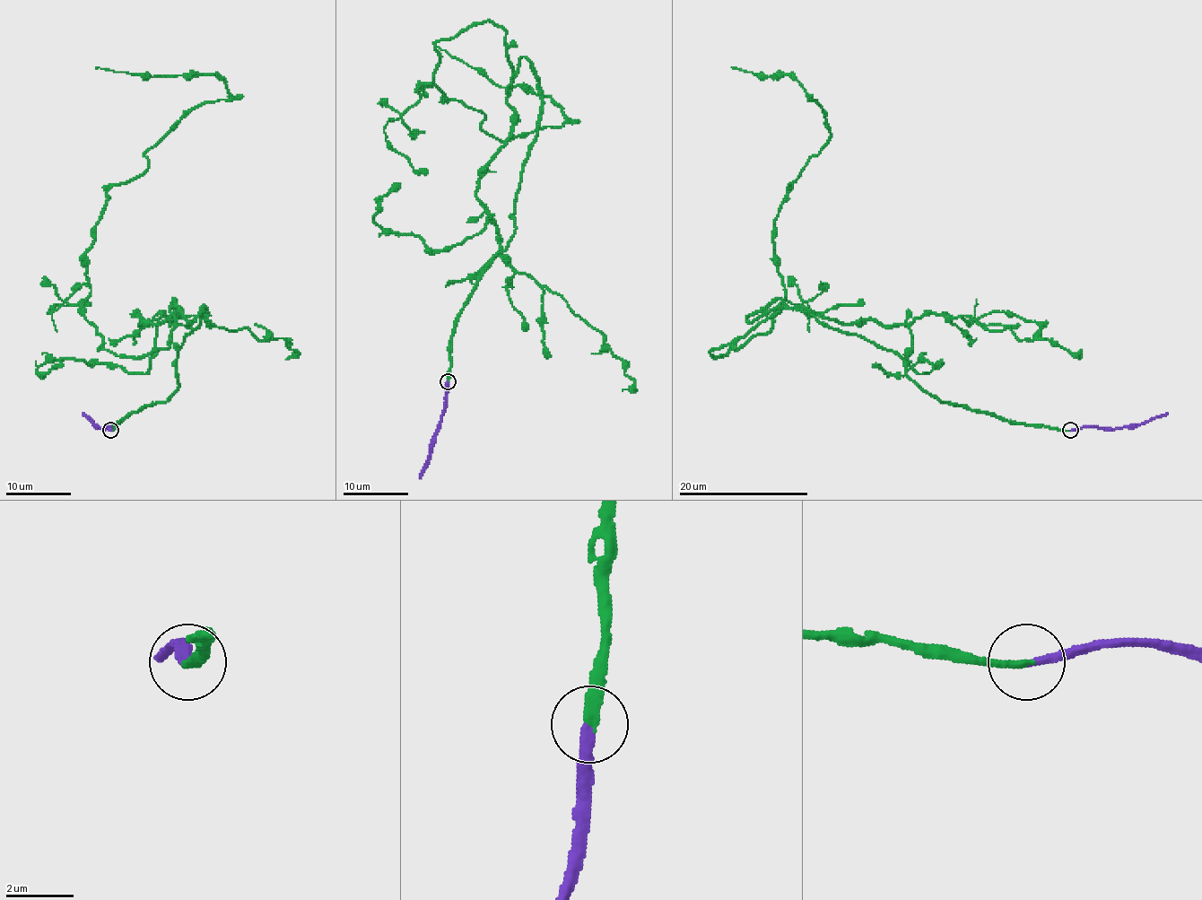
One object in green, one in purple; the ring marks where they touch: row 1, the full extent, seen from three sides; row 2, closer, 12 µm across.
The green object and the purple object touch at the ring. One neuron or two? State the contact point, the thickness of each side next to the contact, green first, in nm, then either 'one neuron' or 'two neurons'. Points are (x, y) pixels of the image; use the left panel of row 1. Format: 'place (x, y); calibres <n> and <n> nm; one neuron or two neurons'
place (110, 430); calibres 280 and 260 nm; one neuron

